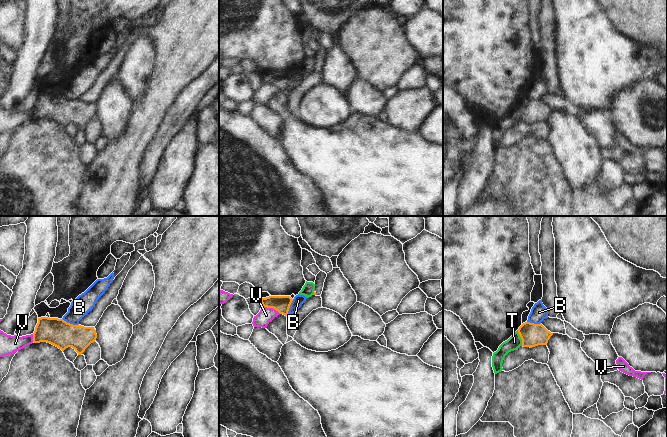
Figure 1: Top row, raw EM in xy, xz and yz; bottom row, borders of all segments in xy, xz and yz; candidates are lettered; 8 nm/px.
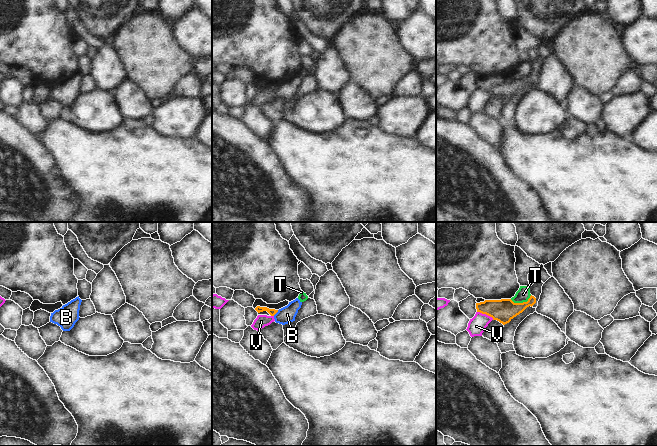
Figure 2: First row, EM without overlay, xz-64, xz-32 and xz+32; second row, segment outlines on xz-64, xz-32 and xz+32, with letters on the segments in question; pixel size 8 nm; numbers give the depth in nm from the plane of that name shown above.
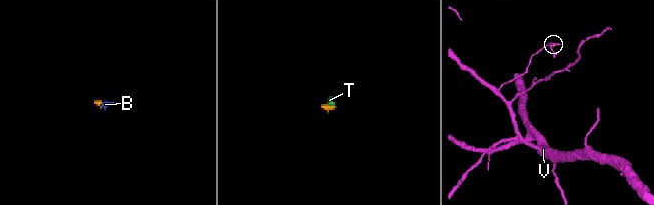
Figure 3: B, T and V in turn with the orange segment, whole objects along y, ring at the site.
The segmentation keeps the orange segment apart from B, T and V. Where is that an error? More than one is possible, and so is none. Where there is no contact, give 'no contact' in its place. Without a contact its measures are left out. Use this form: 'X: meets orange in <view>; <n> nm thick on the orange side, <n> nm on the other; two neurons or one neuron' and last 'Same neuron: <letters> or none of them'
B: meets orange in xy; 220 nm thick on the orange side, 150 nm on the other; two neurons
T: meets orange in yz; 180 nm thick on the orange side, 110 nm on the other; two neurons
V: meets orange in xz; 130 nm thick on the orange side, 120 nm on the other; two neurons
Same neuron: none of them

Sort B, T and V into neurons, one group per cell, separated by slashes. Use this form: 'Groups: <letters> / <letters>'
Groups: B V / T.

